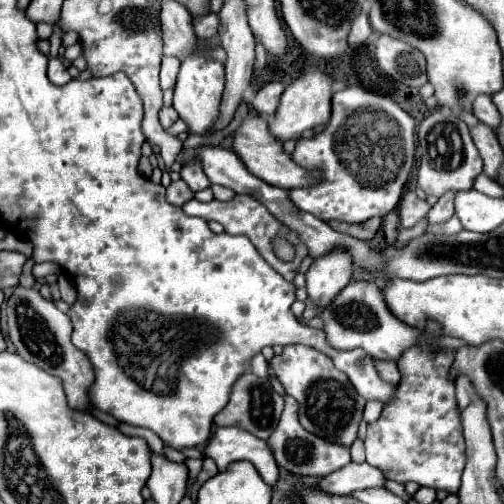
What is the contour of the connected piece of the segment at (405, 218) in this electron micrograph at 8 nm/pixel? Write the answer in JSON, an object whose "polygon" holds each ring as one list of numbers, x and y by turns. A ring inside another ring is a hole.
{"polygon":[[406,190,400,200,400,222,402,228,412,228,416,222,424,220,428,216,428,210,432,206,426,200,420,200,414,192]]}

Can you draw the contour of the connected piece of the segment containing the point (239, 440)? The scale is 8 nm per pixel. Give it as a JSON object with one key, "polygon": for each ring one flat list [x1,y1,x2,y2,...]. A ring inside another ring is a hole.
{"polygon":[[236,426,216,428,204,448,204,458,212,458,218,470,226,470,232,462,248,460,254,464,262,480,268,482,268,486,278,482,278,464,268,450,268,444]]}

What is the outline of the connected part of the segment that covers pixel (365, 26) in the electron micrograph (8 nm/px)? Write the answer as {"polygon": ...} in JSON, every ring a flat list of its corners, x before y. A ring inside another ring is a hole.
{"polygon":[[360,14,358,20,354,20,352,24,352,30,350,30,350,46,362,46,370,34,372,34,372,26,368,22,368,16,366,14]]}

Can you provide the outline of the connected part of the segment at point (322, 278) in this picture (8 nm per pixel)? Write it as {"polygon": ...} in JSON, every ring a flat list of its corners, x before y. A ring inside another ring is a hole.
{"polygon":[[330,252,328,256,314,260,312,268,306,272,308,298,318,310,322,310,336,298,336,294,350,282,350,278,352,258,348,252]]}

